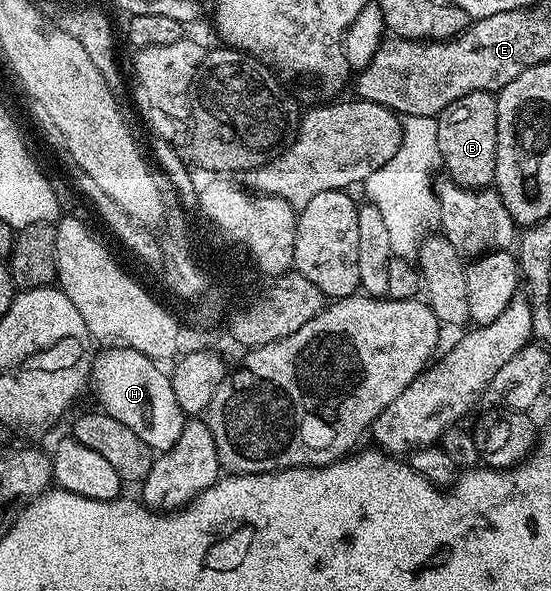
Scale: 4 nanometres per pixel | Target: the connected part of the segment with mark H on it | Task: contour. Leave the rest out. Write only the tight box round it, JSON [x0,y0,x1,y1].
[89,345,185,453]

